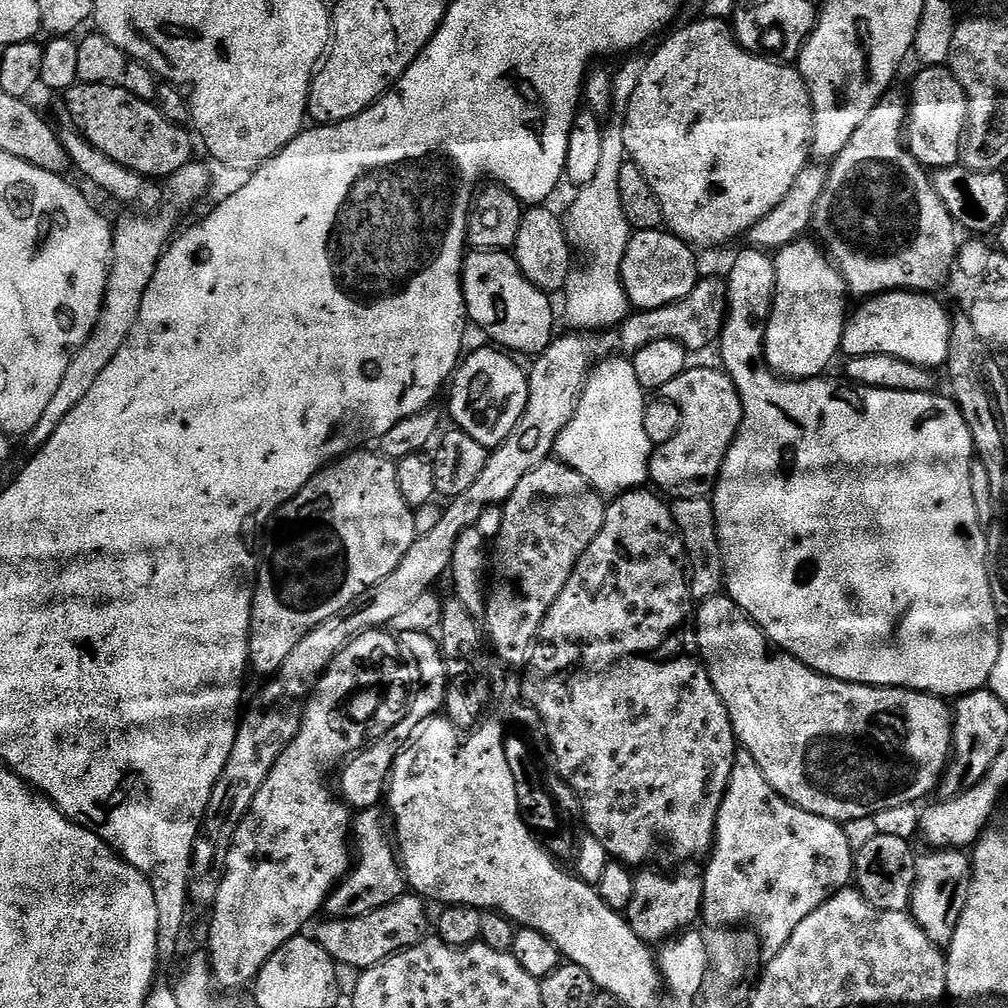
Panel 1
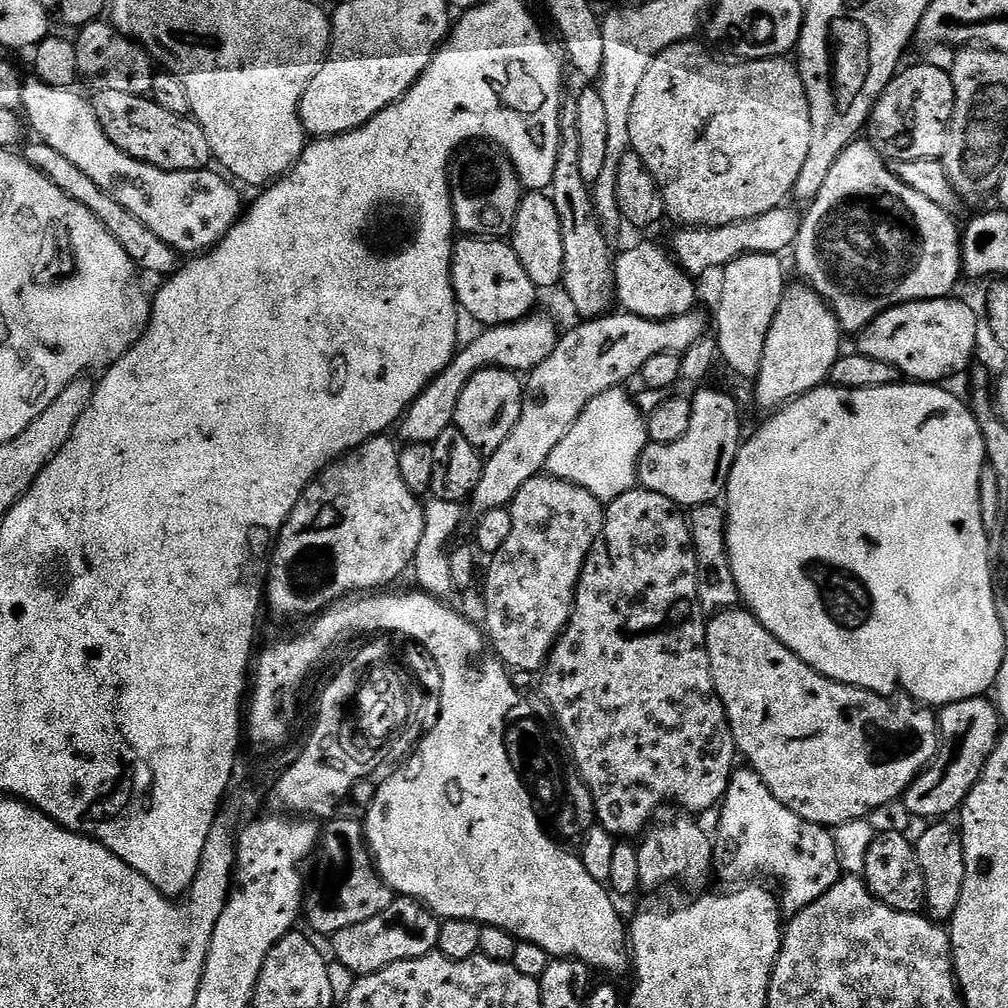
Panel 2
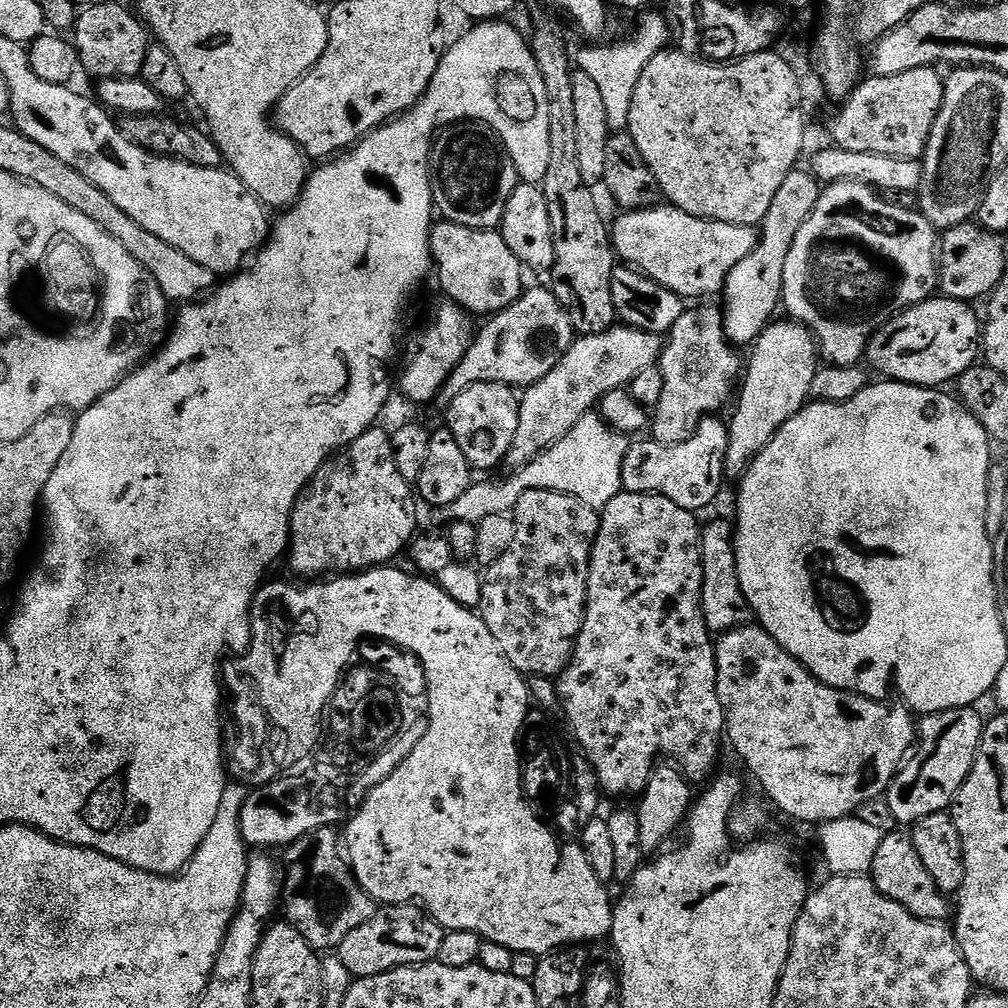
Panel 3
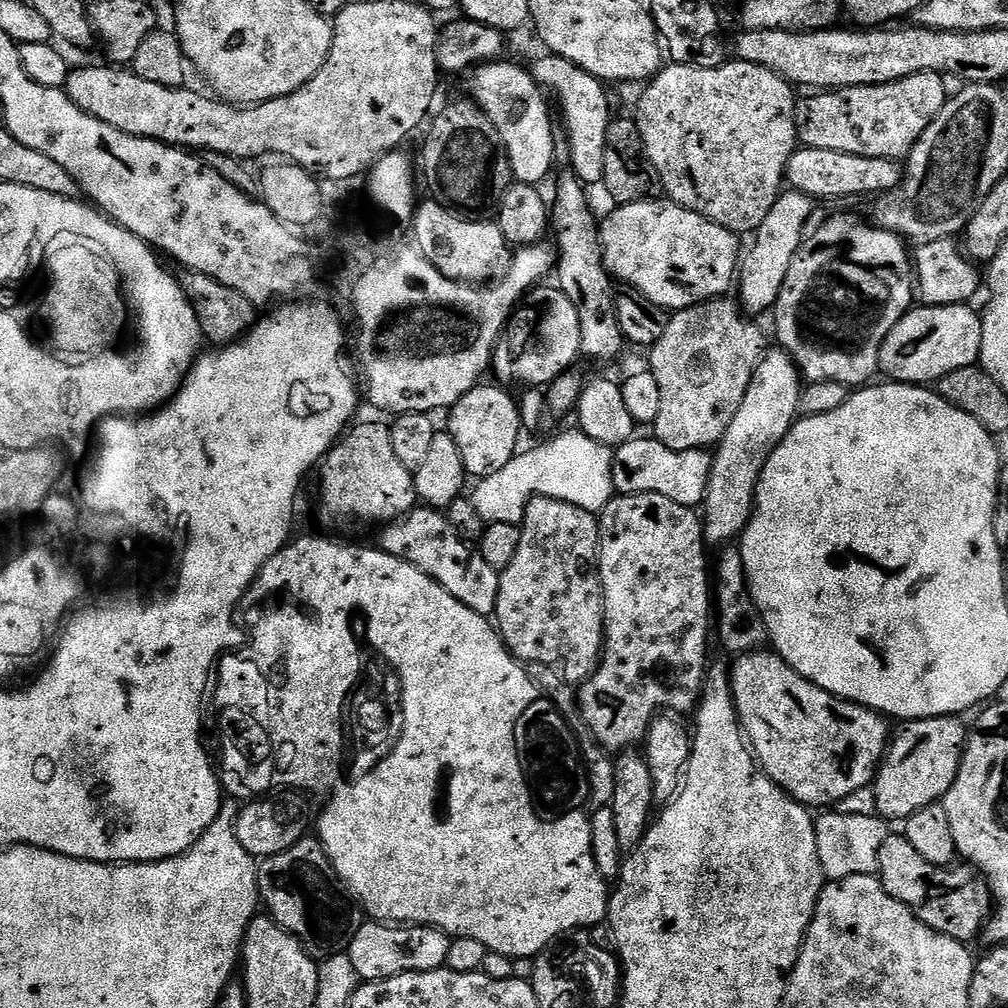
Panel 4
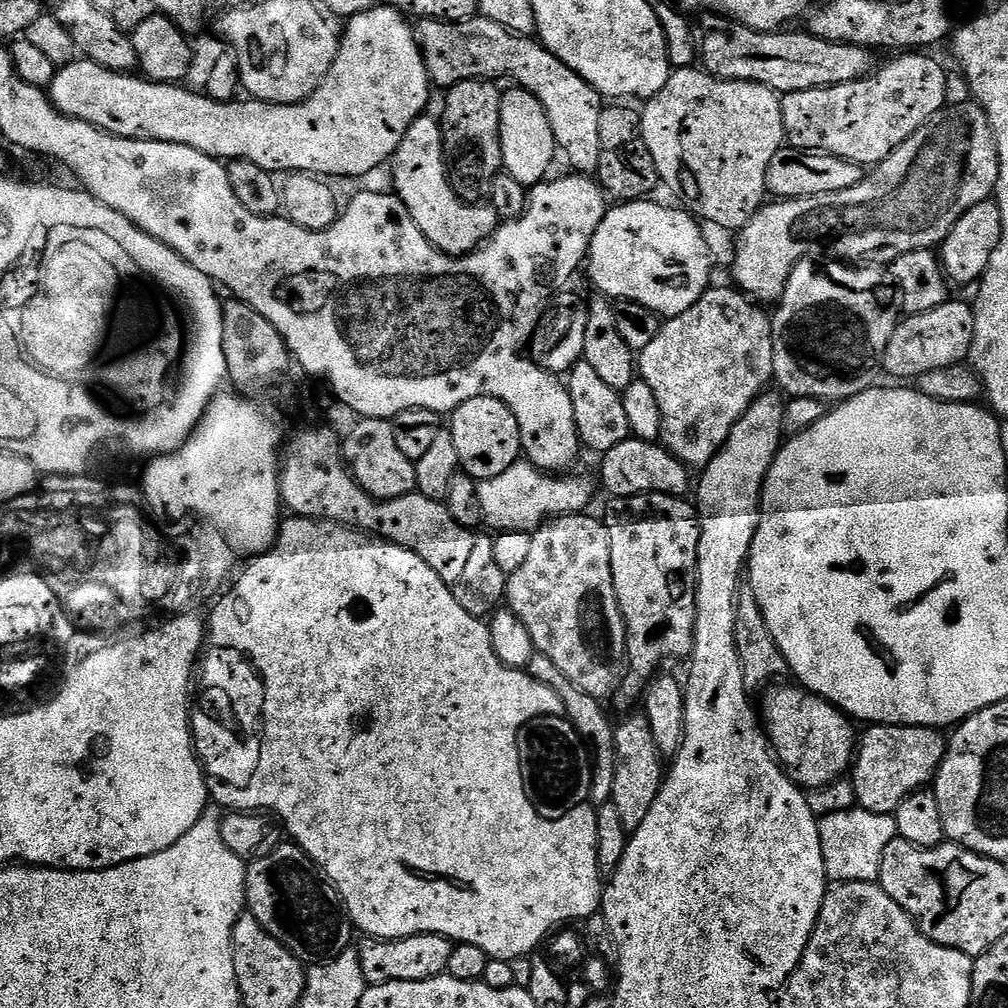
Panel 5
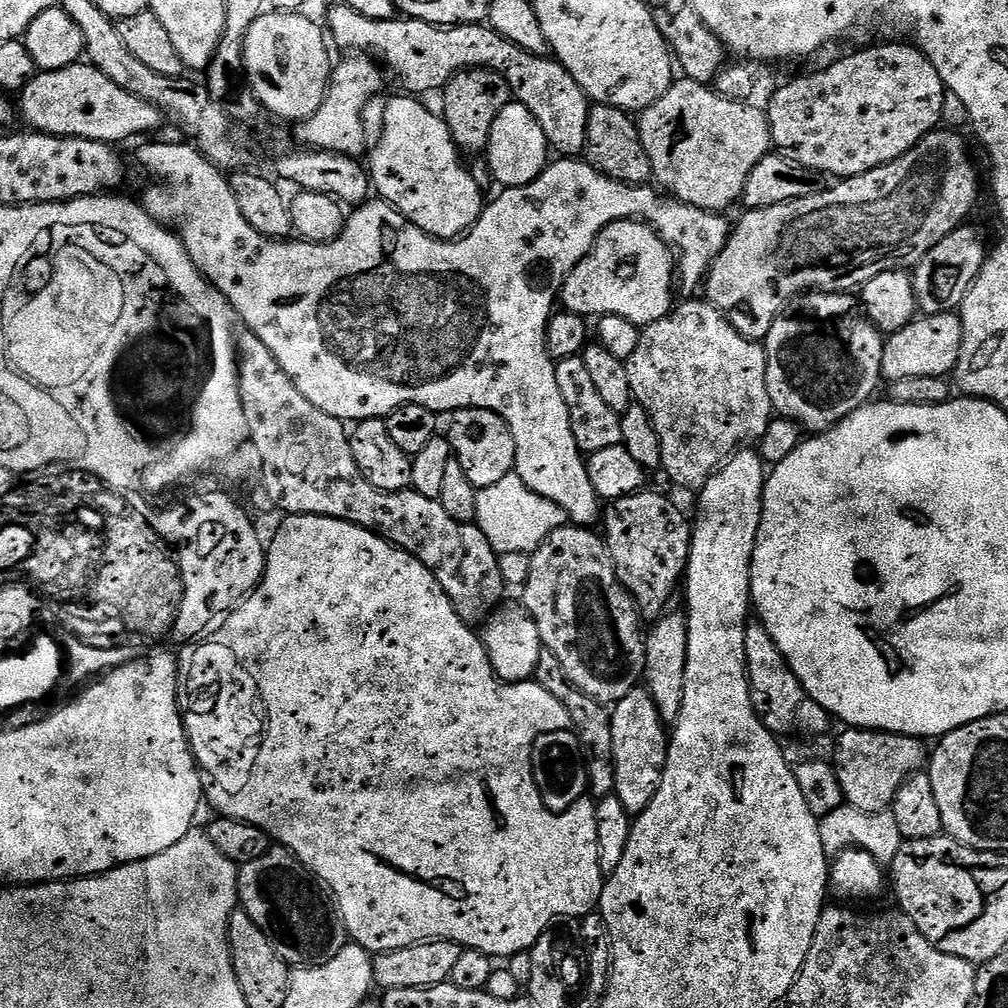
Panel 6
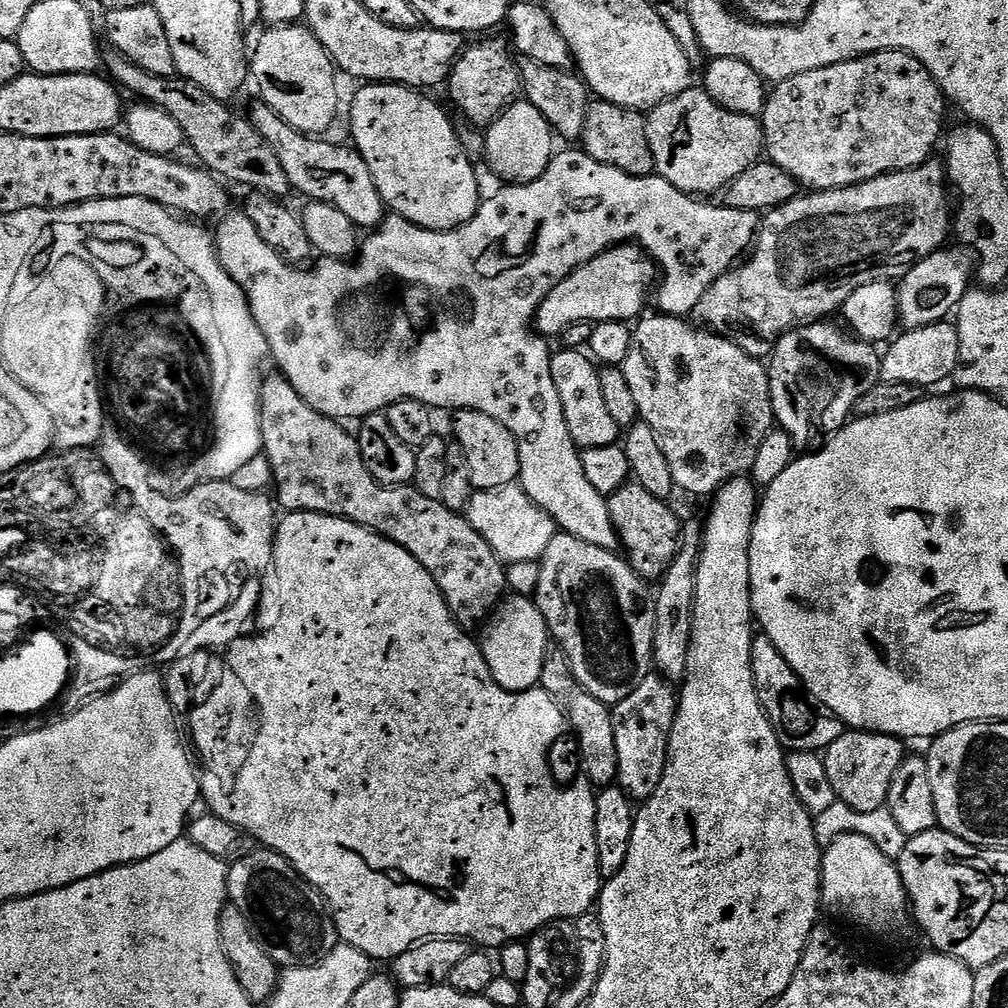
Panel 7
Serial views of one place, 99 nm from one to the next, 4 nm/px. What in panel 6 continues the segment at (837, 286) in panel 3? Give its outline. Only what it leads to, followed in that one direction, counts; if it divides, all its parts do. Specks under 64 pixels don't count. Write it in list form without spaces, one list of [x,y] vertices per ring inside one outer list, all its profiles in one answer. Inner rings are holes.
[[[813,290],[793,300],[787,311],[775,317],[767,325],[768,337],[762,340],[768,353],[766,390],[770,390],[773,409],[812,434],[827,432],[839,420],[869,403],[875,397],[872,395],[876,387],[882,384],[885,337],[859,307],[852,308],[852,298],[848,294]]]

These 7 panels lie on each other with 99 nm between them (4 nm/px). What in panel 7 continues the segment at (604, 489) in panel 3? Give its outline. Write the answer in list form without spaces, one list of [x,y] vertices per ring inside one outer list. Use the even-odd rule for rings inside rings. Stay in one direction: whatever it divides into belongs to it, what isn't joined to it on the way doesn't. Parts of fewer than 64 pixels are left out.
[[[519,486],[473,491],[472,500],[466,509],[466,518],[474,530],[486,538],[488,545],[505,565],[539,560],[558,531],[552,515],[541,510]]]

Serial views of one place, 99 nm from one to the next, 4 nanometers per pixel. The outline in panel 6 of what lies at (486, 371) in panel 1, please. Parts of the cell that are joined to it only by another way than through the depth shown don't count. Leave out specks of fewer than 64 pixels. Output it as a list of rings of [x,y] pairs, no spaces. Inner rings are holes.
[[[461,408],[459,412],[451,413],[450,420],[452,429],[447,429],[446,435],[452,446],[452,455],[476,489],[494,486],[494,482],[513,475],[516,442],[503,418],[485,408]]]

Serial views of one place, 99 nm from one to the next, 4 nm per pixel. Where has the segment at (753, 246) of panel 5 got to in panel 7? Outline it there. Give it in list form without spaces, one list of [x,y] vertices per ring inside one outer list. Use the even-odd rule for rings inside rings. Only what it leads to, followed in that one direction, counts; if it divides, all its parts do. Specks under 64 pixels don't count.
[[[933,158],[925,164],[919,164],[917,168],[891,172],[849,188],[797,194],[781,208],[771,209],[763,217],[754,241],[754,251],[743,263],[733,267],[728,275],[714,282],[714,286],[697,306],[695,315],[701,316],[705,320],[701,321],[709,329],[728,330],[724,328],[745,324],[753,328],[762,339],[775,342],[801,322],[820,322],[831,317],[828,316],[831,312],[839,313],[844,306],[845,294],[851,294],[858,287],[857,281],[864,278],[859,276],[875,268],[904,270],[916,261],[926,259],[931,252],[941,251],[945,247],[944,239],[948,232],[950,236],[953,227],[954,212],[951,207],[948,209],[950,188],[946,183],[946,168],[938,160]]]

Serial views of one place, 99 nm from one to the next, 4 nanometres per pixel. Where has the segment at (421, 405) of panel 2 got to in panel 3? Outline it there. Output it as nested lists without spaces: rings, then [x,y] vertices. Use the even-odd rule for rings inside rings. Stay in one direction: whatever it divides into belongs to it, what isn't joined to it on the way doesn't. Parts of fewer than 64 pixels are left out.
[[[547,287],[532,288],[521,294],[509,308],[497,312],[487,321],[484,329],[479,329],[472,341],[466,358],[458,362],[454,374],[444,383],[438,397],[441,405],[451,404],[462,390],[482,382],[506,384],[516,390],[523,390],[529,384],[538,382],[562,362],[562,354],[570,350],[574,339],[574,329],[566,310],[558,298]]]

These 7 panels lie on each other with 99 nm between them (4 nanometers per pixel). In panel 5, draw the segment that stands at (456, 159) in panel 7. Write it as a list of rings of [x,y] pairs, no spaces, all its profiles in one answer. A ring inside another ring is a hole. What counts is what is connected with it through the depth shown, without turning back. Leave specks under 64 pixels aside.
[[[435,115],[419,116],[406,130],[398,150],[390,161],[395,195],[406,206],[410,218],[426,234],[426,238],[446,256],[465,256],[479,248],[501,223],[500,215],[491,203],[465,204],[454,194],[444,165],[444,135],[440,133],[440,121]]]

